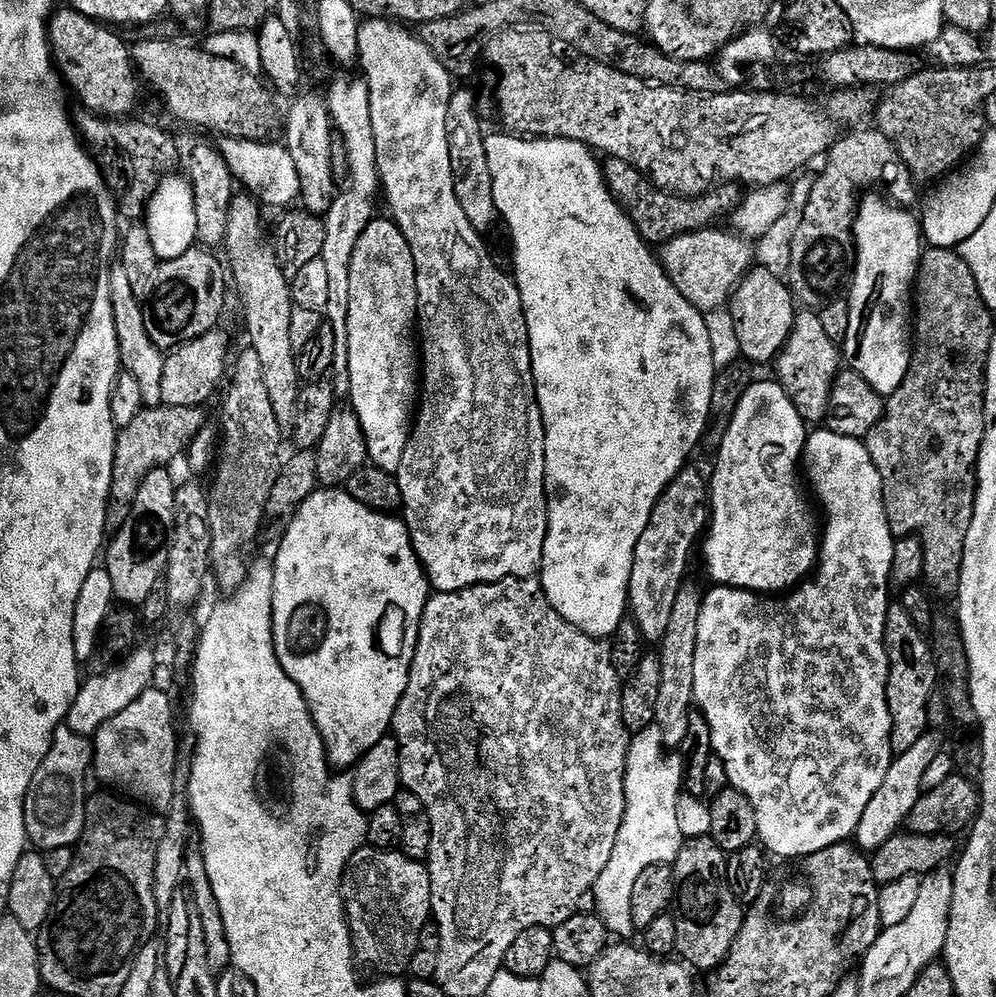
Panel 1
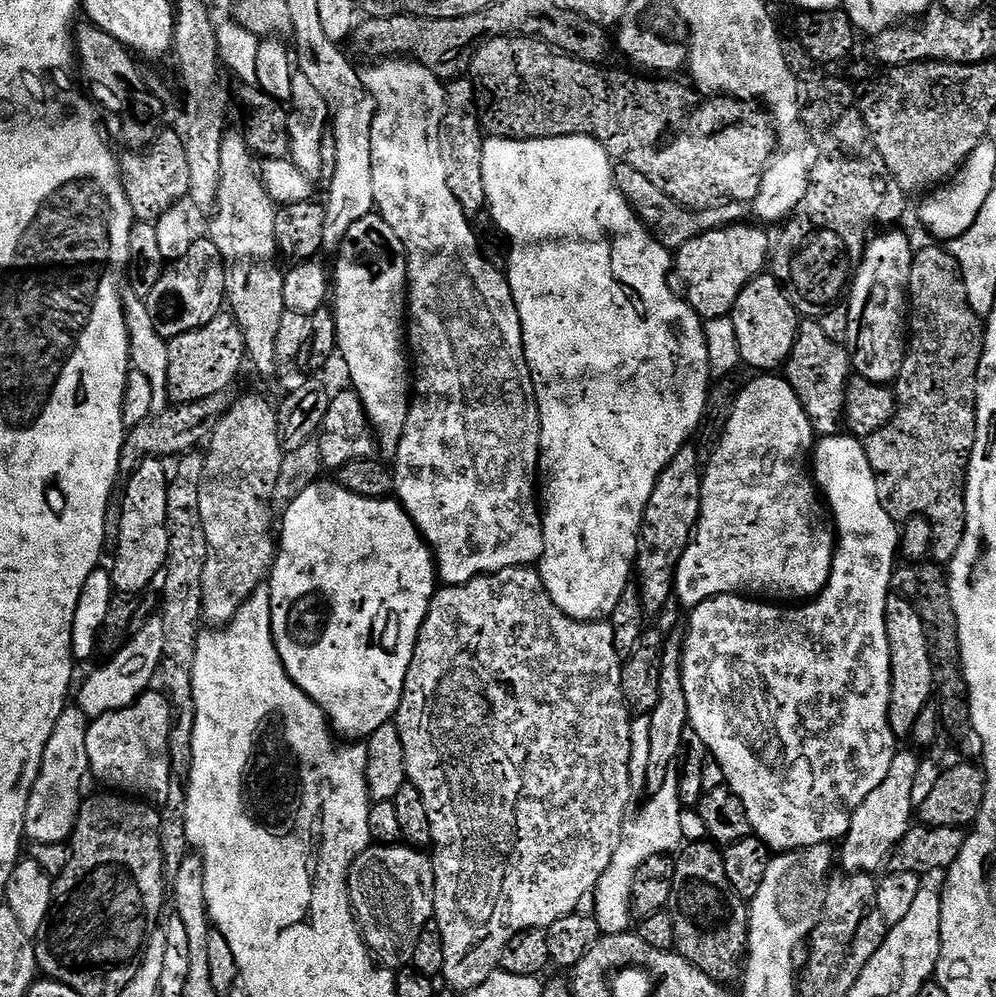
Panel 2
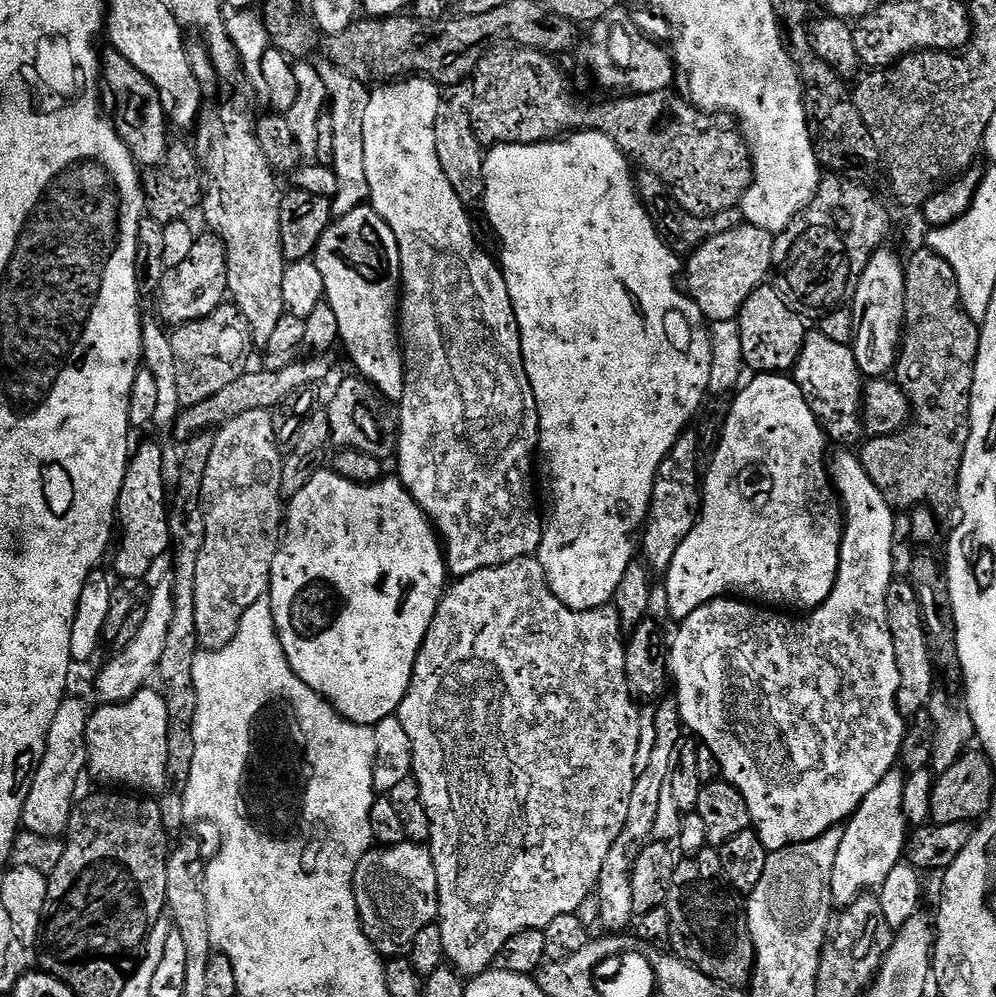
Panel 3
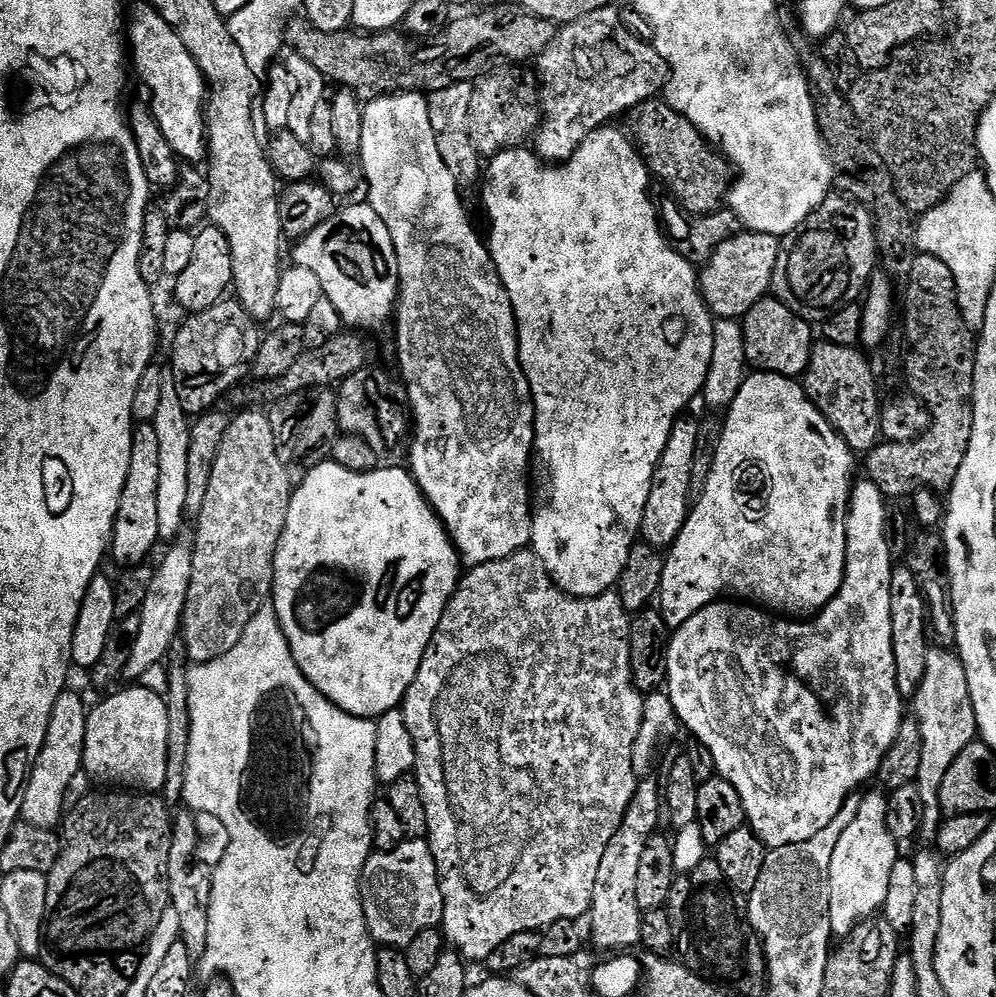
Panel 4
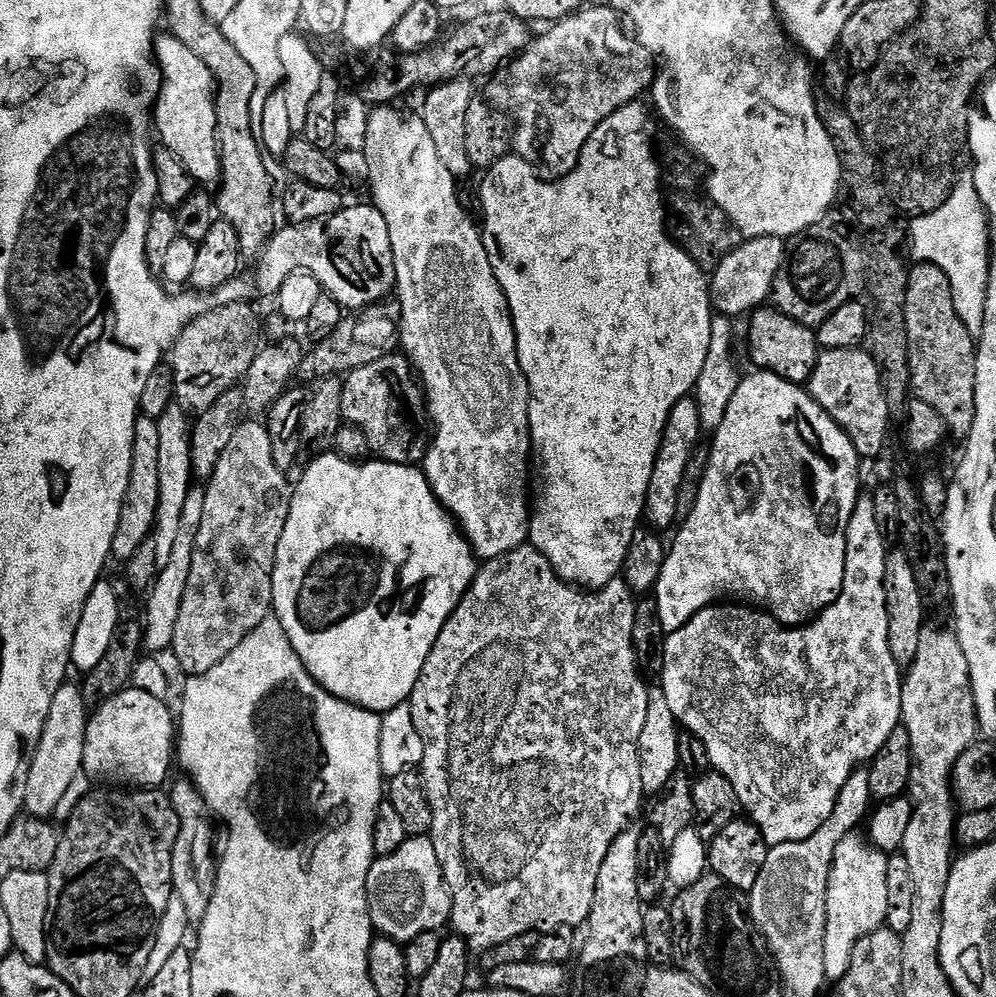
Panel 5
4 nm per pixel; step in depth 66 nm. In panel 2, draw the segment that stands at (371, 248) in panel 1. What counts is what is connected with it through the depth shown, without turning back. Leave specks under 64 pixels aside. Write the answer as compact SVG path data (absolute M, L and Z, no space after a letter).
M371 214L346 232L334 257L338 356L348 367L351 391L358 394L375 439L380 439L379 455L392 458L404 433L410 403L410 352L406 347L408 255L398 234L379 214Z

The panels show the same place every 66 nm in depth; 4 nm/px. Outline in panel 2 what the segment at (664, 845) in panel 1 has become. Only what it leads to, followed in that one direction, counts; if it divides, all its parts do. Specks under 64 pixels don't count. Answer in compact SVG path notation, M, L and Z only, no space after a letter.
M670 770L658 786L656 792L647 797L644 809L636 817L629 819L624 826L624 836L620 839L618 850L614 850L614 858L610 866L606 866L606 874L596 883L594 915L603 935L622 934L629 931L634 917L631 910L631 887L634 876L644 862L655 856L667 856L675 853L685 843L682 832L680 813L682 805L678 794L678 771Z

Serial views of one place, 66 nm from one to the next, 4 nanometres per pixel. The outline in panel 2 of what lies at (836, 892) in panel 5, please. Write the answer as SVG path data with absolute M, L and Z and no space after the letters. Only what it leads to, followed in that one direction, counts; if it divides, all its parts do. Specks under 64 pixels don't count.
M897 751L894 761L890 762L889 773L882 780L881 785L854 812L850 830L840 846L843 864L841 867L847 873L877 873L876 870L889 861L897 842L911 828L916 808L912 802L913 781L921 763L919 756L916 756L918 754L912 752Z

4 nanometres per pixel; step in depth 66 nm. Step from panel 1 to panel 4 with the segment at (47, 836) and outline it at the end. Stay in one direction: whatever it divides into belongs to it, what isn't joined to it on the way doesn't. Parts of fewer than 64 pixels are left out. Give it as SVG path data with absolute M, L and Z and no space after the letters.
M66 690L58 698L54 706L54 714L50 714L46 742L38 754L32 773L28 775L28 784L24 788L20 807L23 823L53 830L61 827L66 815L64 807L66 792L74 776L82 771L84 766L84 739L88 714L89 709L84 708L84 700L78 693Z

